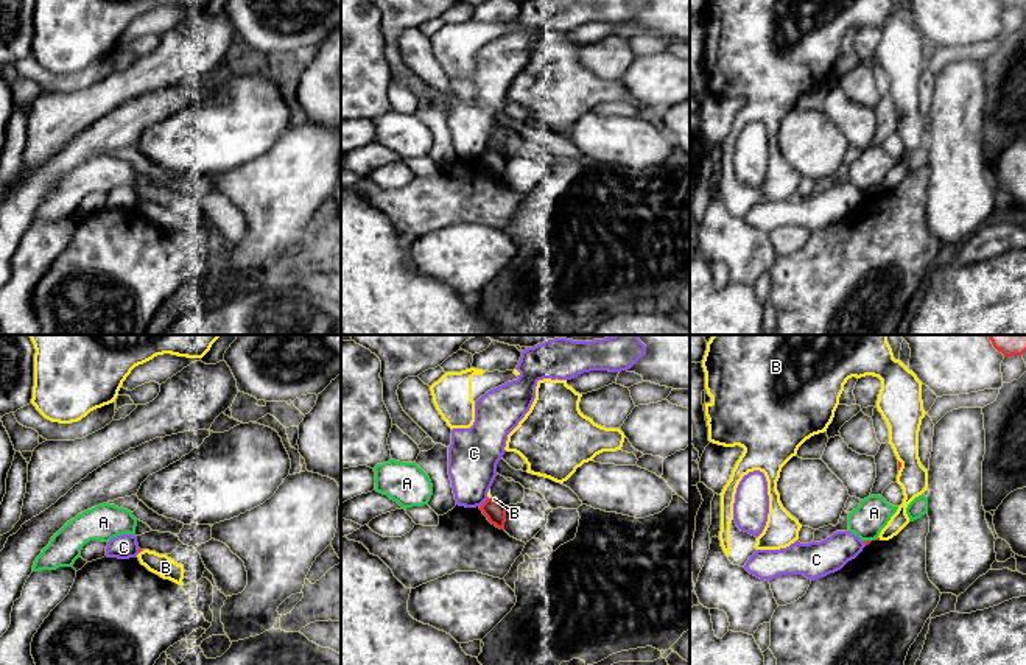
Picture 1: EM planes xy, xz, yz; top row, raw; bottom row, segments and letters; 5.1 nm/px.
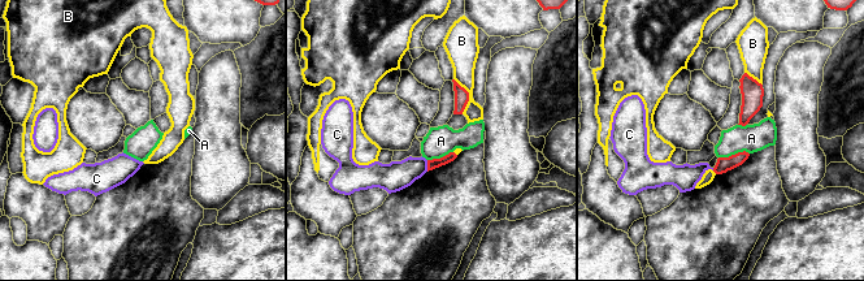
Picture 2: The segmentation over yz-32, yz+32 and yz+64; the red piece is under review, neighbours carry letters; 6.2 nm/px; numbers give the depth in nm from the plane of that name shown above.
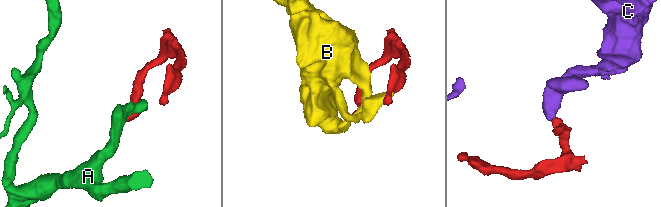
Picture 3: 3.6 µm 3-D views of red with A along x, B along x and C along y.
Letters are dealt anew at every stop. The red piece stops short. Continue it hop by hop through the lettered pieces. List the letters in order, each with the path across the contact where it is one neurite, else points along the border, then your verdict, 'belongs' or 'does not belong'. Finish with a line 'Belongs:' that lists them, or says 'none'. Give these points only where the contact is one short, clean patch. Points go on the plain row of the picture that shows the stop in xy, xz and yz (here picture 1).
A: along yz (871, 190), (864, 193) | does not belong
B: does not belong
C: along xz (488, 148), (480, 158) | does not belong
Belongs: none

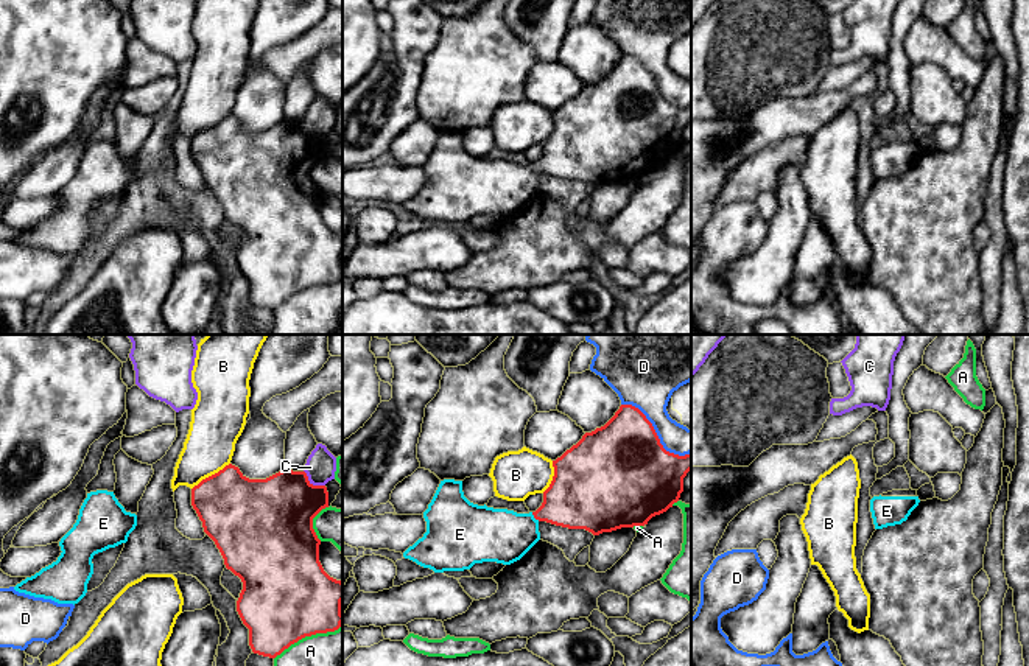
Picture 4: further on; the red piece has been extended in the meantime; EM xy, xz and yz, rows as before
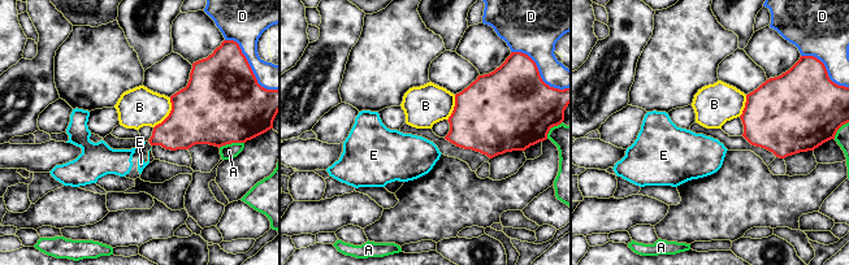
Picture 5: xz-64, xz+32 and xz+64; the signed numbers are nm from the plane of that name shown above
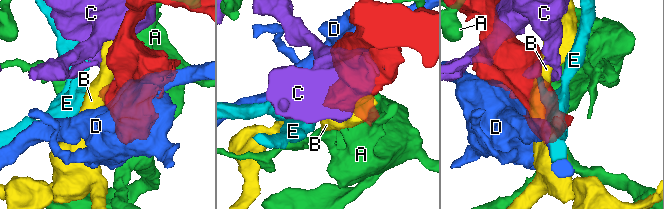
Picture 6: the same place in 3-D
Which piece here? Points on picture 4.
A: does not belong
B: does not belong
C: does not belong
D: does not belong
E: across xz (578, 148), (572, 154), (534, 168), (519, 184), (502, 187) | belongs
Belongs: E

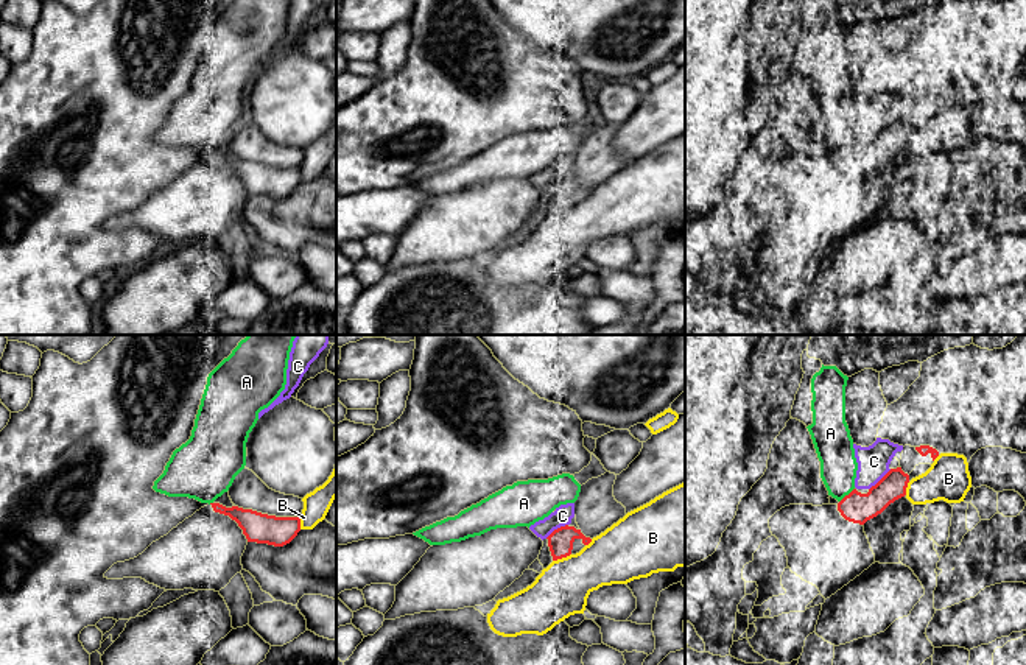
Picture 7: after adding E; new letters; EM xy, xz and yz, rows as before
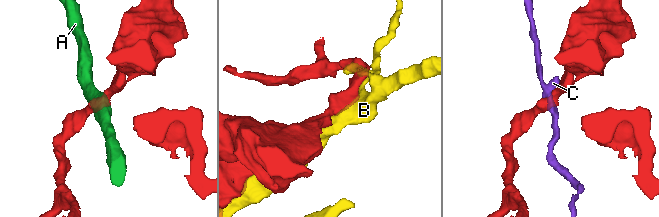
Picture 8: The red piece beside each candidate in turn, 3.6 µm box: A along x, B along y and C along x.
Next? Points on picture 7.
A: does not belong
B: does not belong
C: does not belong
Belongs: none

